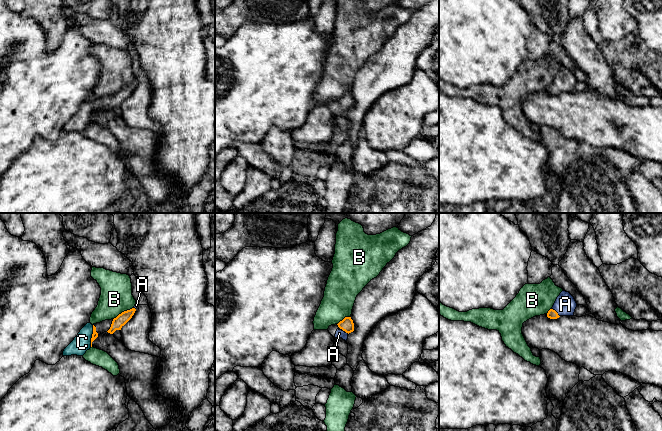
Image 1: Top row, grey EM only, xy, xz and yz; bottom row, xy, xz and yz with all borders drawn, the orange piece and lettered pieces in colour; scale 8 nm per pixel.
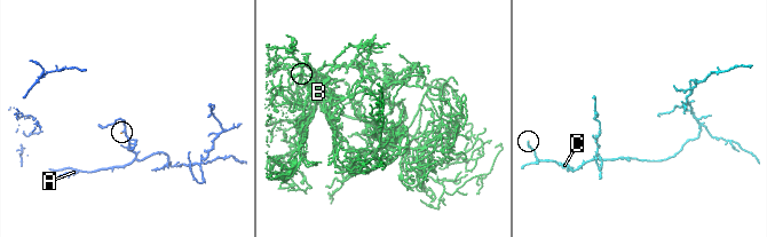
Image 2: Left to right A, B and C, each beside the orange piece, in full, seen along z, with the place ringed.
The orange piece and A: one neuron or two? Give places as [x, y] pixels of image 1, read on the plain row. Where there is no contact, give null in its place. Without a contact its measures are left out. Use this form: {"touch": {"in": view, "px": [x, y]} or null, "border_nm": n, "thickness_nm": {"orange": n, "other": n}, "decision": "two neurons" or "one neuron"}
{"touch": {"in": "yz", "px": [556, 88]}, "border_nm": 90, "thickness_nm": {"orange": 80, "other": 170}, "decision": "one neuron"}

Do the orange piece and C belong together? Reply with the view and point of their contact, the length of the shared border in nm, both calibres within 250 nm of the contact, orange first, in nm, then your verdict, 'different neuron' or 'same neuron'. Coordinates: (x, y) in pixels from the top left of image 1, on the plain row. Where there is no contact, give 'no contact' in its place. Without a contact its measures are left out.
meets orange in xy at (92, 112); contact 180 nm long; 50 nm thick on the orange side, 140 nm on the other; different neuron

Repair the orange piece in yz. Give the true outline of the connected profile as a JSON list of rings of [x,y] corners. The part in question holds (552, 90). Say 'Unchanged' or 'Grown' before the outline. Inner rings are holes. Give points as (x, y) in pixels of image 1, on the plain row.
Grown. [[[562,67],[557,73],[553,83],[548,87],[547,93],[557,95],[560,92],[573,92],[577,79],[574,73],[566,67]]]

